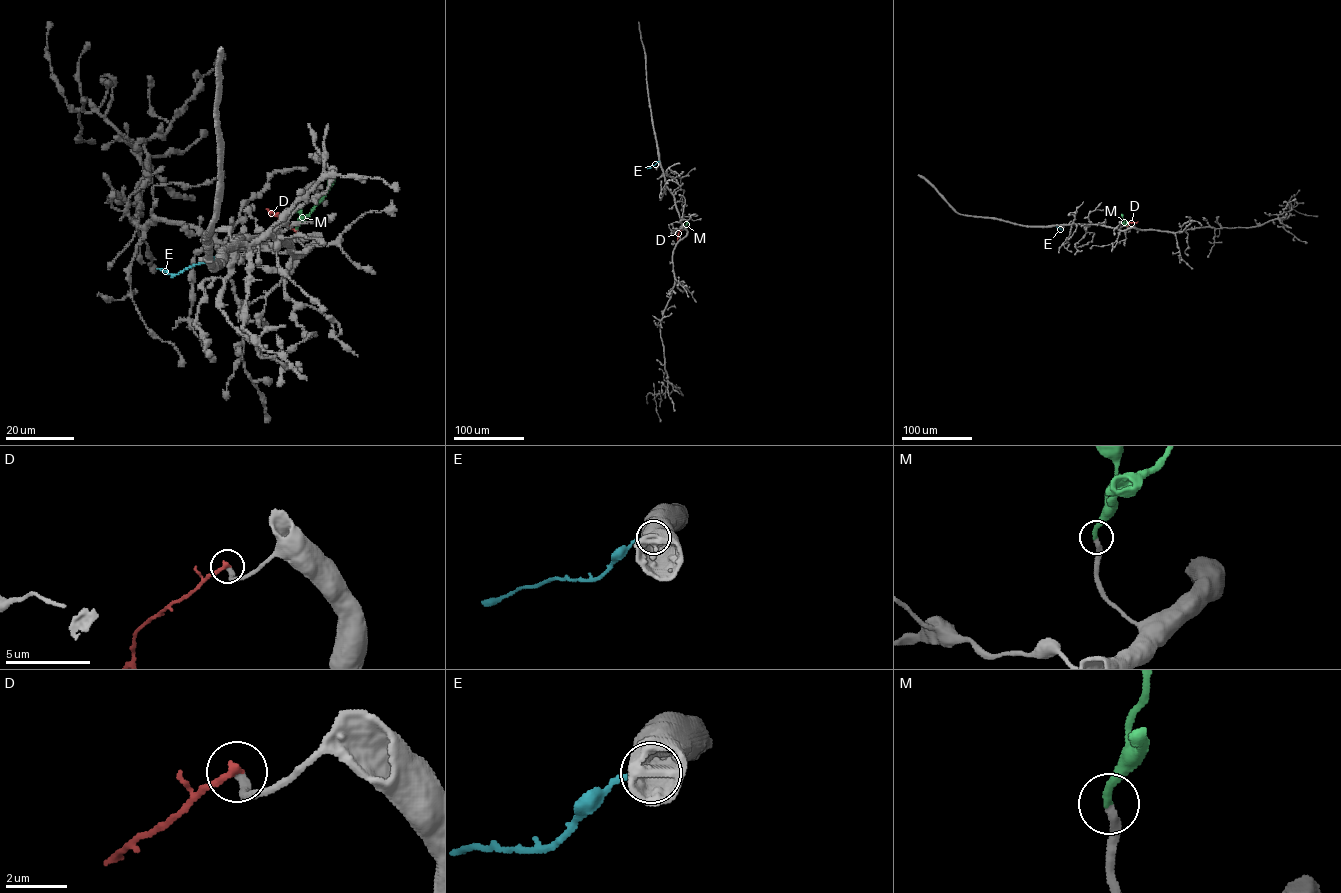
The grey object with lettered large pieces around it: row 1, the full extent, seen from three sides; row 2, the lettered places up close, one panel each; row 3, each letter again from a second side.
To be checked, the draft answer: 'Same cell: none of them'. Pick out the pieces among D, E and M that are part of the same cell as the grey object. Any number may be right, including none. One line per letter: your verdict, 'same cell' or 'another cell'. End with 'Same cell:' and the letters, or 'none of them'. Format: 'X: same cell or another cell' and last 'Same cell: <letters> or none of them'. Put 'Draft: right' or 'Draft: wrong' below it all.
D: another cell
E: another cell
M: same cell
Same cell: M
Draft: wrong

